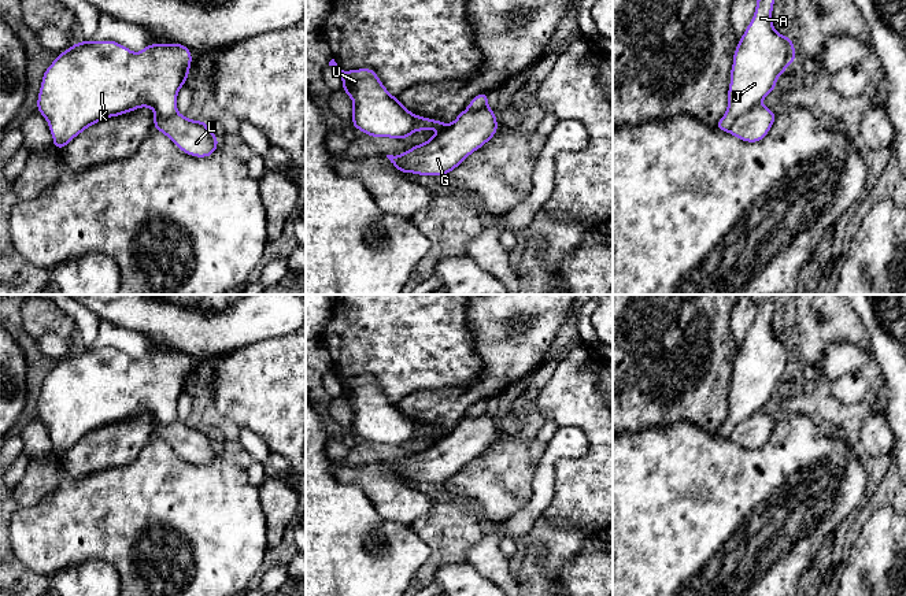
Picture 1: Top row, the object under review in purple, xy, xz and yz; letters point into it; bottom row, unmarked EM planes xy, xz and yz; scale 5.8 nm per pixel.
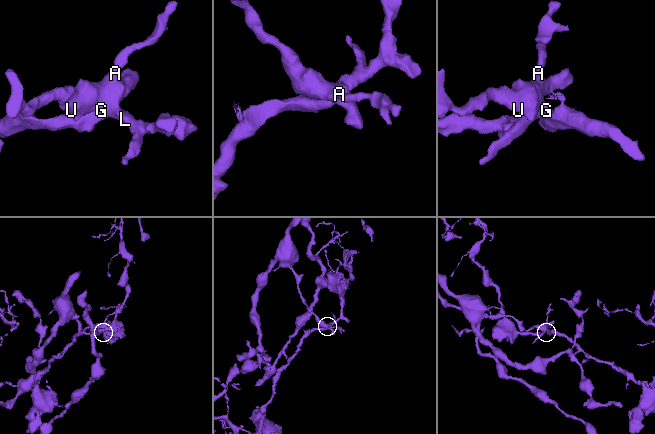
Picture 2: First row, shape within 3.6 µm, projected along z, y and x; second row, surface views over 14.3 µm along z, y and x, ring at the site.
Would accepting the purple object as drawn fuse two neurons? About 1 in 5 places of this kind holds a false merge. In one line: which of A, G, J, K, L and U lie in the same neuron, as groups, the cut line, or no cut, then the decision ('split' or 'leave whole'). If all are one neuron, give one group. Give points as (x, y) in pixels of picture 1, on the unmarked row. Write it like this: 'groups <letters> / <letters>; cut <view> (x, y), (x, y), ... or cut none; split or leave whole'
groups A J K U / G L; cut yz (760, 410), (743, 418), (727, 437); split

